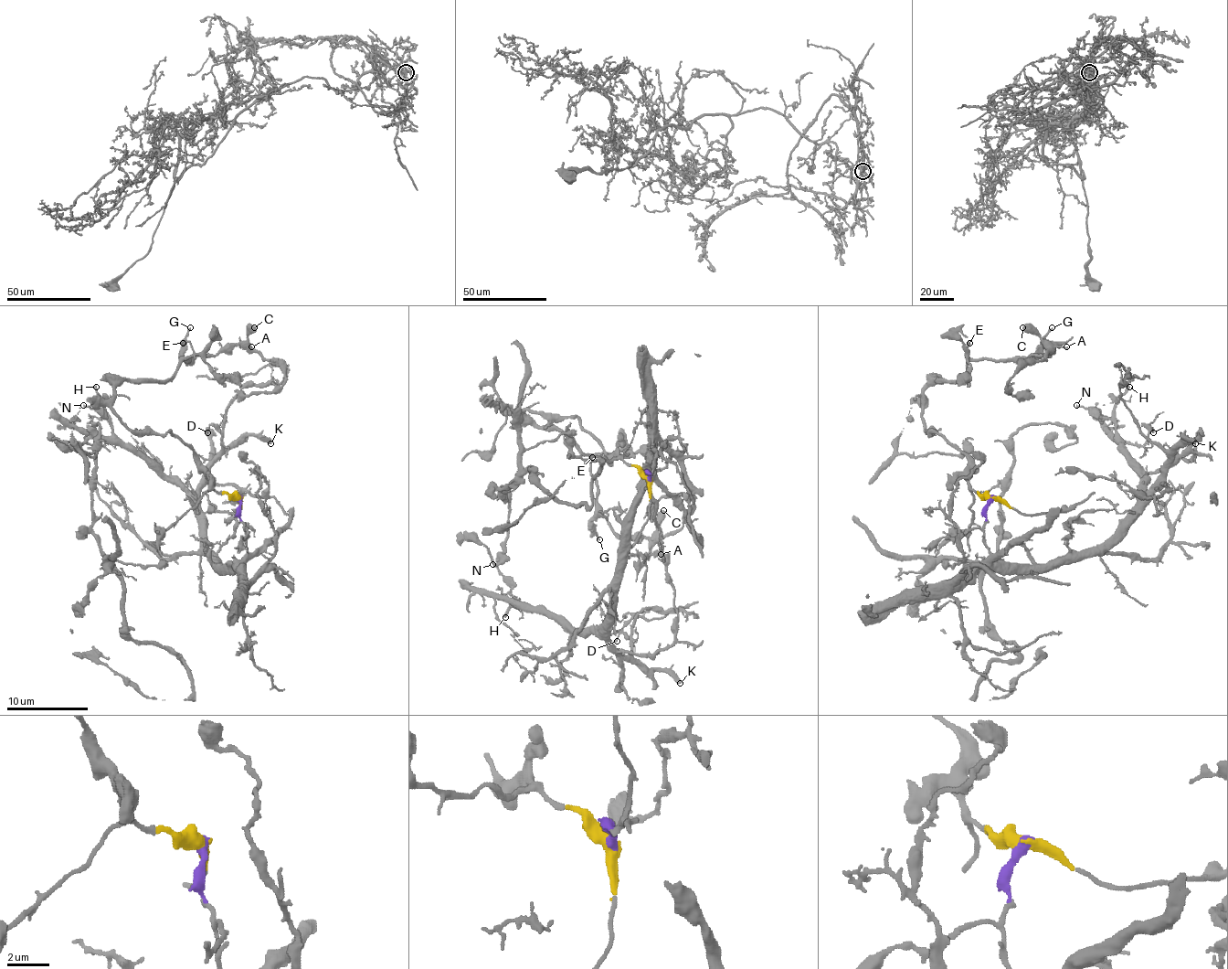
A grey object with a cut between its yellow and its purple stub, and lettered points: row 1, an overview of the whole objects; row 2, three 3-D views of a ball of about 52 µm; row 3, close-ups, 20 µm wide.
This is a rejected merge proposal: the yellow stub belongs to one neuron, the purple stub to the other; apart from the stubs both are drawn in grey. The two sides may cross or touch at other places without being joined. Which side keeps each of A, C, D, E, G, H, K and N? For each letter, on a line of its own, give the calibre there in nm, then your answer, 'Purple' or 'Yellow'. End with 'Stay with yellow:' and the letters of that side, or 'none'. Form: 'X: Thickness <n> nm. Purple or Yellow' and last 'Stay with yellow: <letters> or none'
A: Thickness 140 nm. Yellow
C: Thickness 600 nm. Yellow
D: Thickness 170 nm. Purple
E: Thickness 180 nm. Yellow
G: Thickness 170 nm. Yellow
H: Thickness 220 nm. Purple
K: Thickness 400 nm. Purple
N: Thickness 140 nm. Purple
Stay with yellow: A, C, E, G

